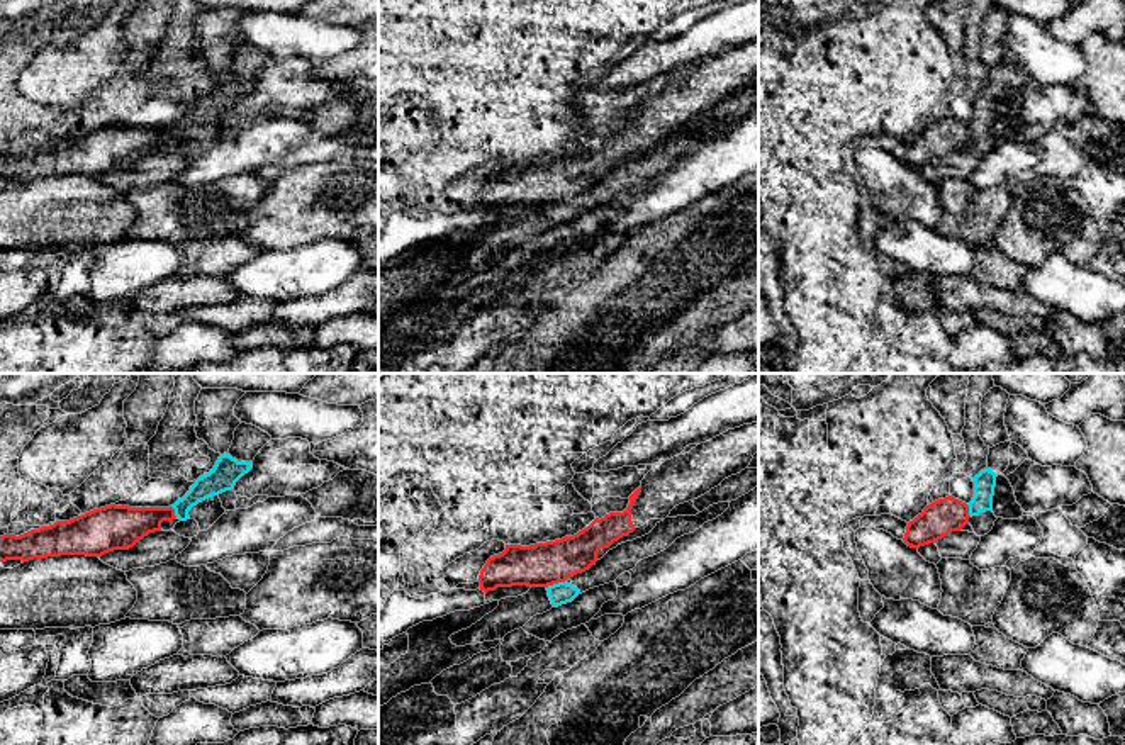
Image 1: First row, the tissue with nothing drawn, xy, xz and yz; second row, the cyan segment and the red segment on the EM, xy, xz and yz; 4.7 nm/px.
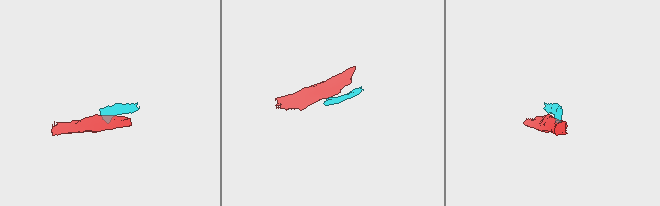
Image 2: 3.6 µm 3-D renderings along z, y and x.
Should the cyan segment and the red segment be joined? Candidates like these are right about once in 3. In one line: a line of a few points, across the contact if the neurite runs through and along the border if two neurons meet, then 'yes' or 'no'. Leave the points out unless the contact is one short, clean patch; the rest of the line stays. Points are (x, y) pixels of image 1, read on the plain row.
line xz (564, 201), (547, 207); no

